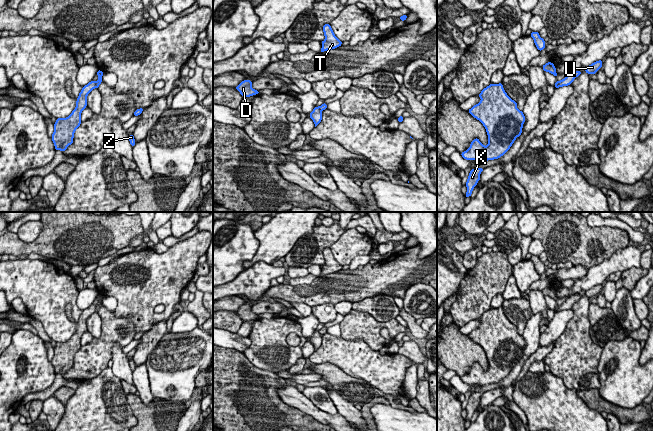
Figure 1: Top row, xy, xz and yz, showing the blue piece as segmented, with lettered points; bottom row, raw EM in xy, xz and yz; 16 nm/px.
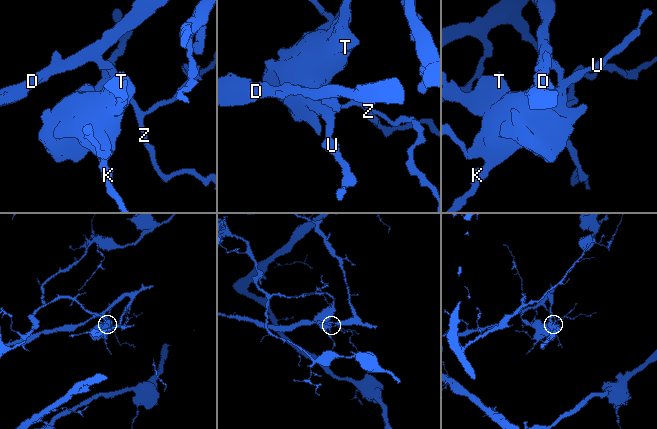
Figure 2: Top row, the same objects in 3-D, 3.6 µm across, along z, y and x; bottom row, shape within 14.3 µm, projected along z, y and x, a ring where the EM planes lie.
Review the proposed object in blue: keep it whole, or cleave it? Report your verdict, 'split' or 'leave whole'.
split

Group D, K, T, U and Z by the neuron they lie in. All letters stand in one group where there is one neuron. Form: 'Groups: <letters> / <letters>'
Groups: D Z / K T U

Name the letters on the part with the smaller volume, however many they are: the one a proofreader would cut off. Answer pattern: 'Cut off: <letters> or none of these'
Cut off: D, Z

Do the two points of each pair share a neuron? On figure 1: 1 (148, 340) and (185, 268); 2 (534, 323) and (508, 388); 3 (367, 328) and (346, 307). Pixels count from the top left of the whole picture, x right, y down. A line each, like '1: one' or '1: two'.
1: two
2: one
3: two

